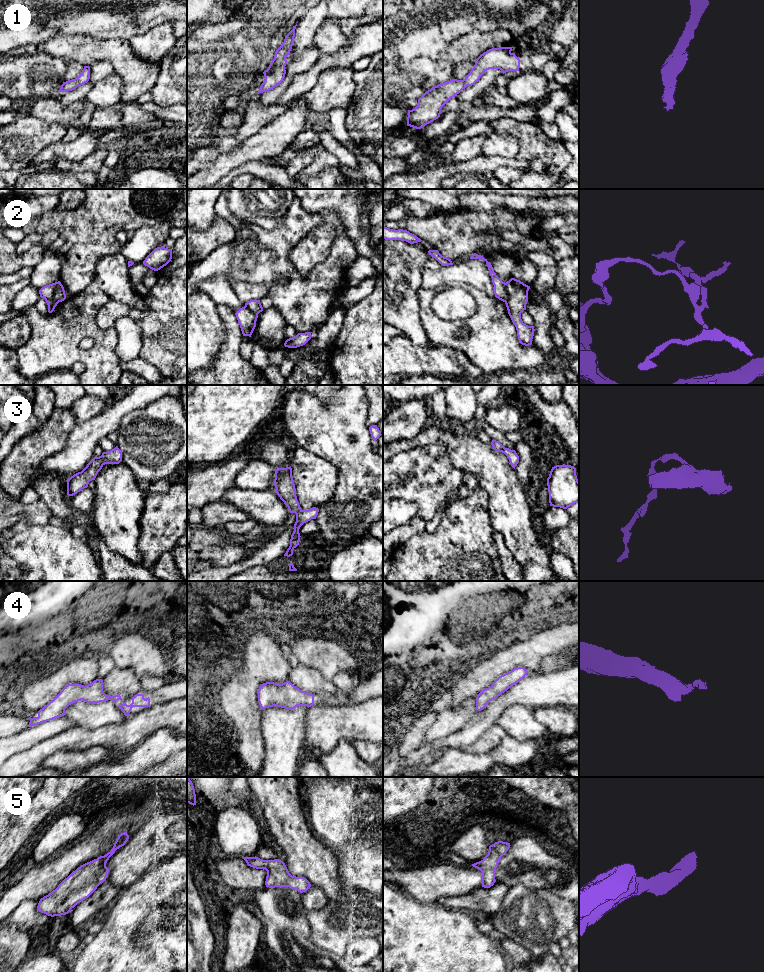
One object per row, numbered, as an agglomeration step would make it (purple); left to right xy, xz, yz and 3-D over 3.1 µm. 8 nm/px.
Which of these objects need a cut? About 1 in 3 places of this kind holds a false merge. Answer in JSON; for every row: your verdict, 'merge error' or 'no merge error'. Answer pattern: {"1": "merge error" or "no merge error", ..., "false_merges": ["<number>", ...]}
{"1": "no merge error", "2": "merge error", "3": "no merge error", "4": "no merge error", "5": "no merge error", "false_merges": ["2"]}

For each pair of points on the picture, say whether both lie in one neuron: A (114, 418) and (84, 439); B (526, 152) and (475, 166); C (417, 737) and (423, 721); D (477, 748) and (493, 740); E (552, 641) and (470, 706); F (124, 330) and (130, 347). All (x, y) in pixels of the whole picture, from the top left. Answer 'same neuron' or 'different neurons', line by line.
A: same neuron
B: different neurons
C: same neuron
D: same neuron
E: different neurons
F: same neuron

